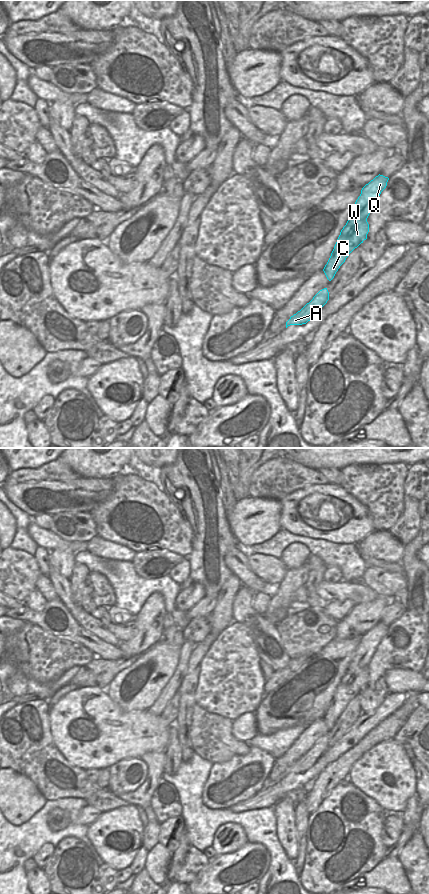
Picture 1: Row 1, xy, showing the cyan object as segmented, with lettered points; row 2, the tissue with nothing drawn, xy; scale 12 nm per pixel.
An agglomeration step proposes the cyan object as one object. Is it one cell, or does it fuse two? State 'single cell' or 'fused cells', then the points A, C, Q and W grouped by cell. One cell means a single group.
fused cells; groups A Q / C W

